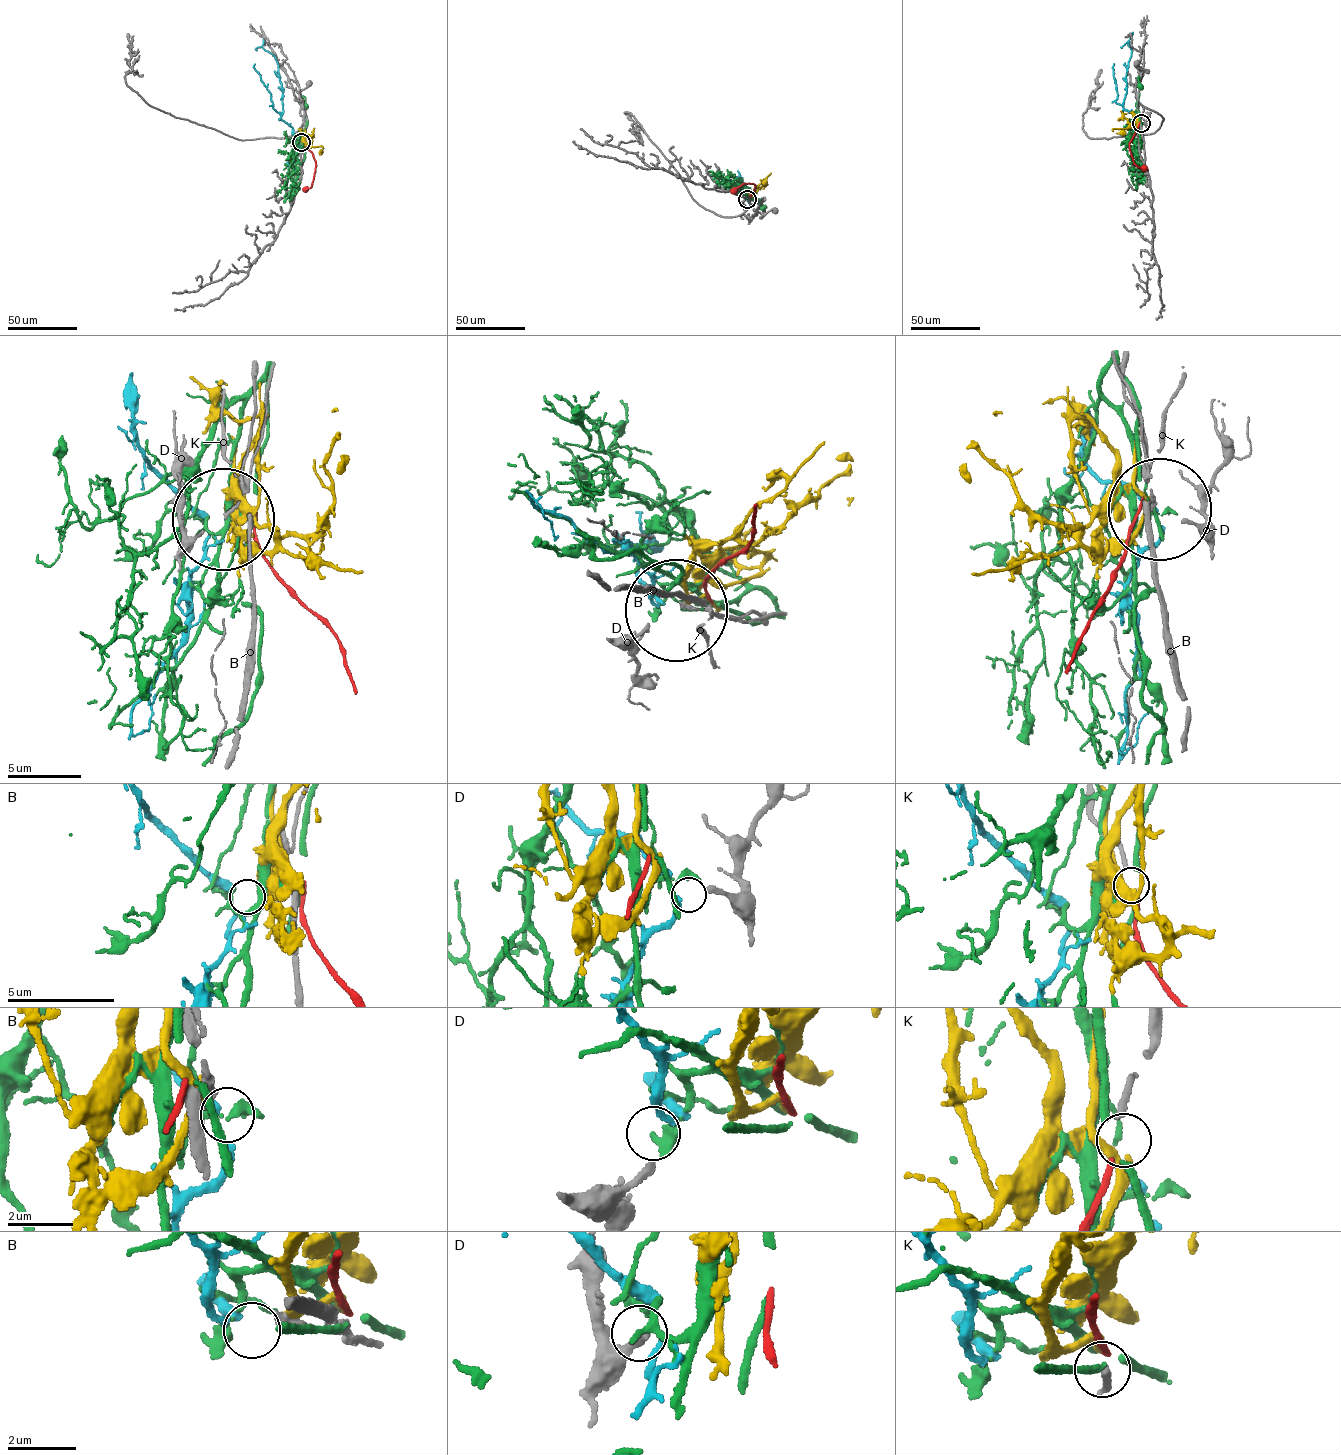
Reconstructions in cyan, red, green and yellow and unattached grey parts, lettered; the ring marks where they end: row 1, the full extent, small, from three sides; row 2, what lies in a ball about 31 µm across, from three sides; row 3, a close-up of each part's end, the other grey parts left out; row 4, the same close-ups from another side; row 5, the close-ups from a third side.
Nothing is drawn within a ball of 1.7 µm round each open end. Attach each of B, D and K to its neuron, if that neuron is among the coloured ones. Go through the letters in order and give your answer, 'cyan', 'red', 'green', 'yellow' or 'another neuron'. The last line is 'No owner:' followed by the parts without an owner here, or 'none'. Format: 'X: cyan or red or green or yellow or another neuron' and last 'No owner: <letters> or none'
B: cyan
D: another neuron
K: red
No owner: D

